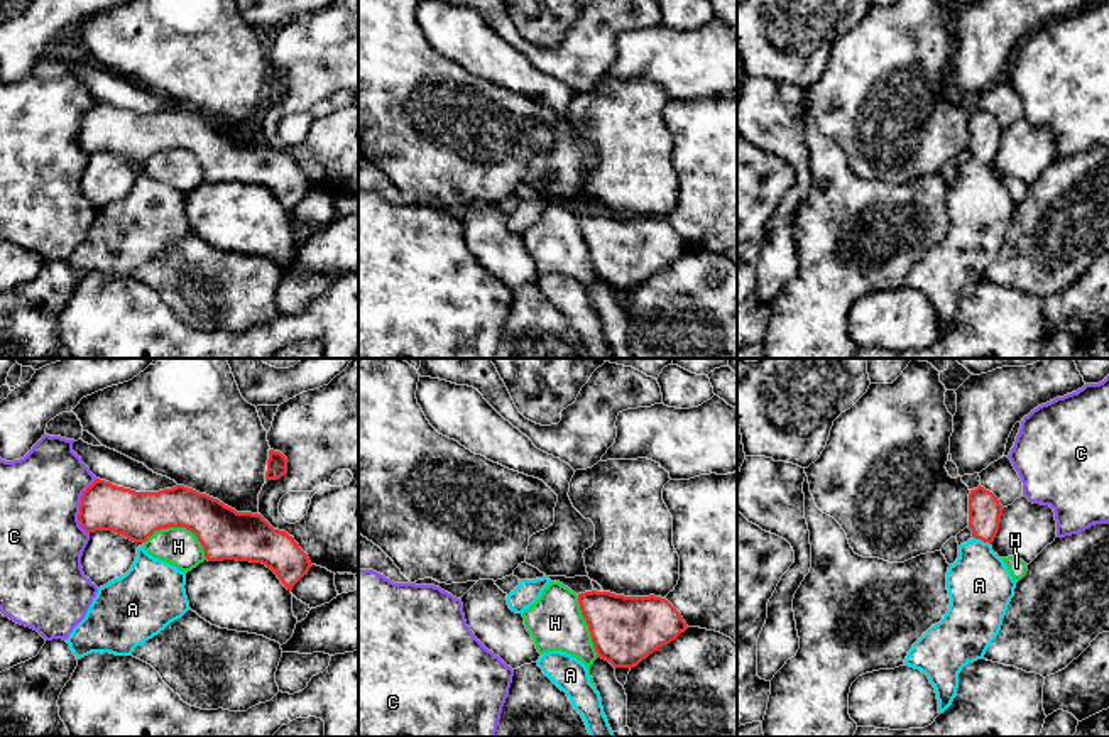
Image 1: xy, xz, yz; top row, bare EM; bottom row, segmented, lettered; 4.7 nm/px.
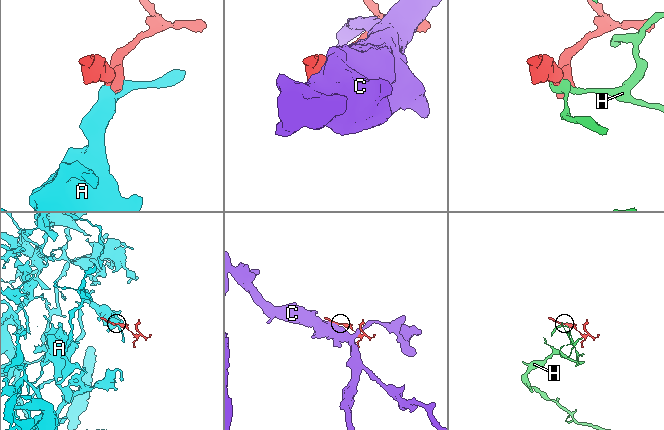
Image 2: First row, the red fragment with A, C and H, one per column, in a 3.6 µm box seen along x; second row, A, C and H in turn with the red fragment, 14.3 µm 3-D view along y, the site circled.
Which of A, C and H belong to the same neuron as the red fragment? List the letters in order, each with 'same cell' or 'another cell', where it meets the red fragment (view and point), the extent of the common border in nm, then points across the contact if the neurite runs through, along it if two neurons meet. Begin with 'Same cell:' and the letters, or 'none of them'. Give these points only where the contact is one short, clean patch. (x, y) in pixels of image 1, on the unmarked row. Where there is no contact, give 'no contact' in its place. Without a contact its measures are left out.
Same cell: A
A: same cell | yz (981, 161) | 100 nm | across yz (984, 132), (981, 161), (979, 207)
C: another cell | xy (80, 127) | 260 nm
H: another cell | xy (181, 147) | 320 nm | along xy (144, 163), (161, 151), (186, 149), (196, 159), (207, 180)

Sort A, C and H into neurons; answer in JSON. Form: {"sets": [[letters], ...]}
{"sets": [["A"], ["C"], ["H"]]}

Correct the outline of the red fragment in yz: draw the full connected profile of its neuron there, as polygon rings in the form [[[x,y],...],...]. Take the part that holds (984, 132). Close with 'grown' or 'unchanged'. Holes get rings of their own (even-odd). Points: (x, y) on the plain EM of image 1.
[[[981,106],[970,112],[972,159],[959,167],[959,179],[947,193],[948,232],[913,265],[904,281],[904,287],[928,298],[937,314],[938,335],[957,318],[962,289],[984,279],[1014,218],[1016,203],[991,167],[1002,132],[992,113]]] | grown

